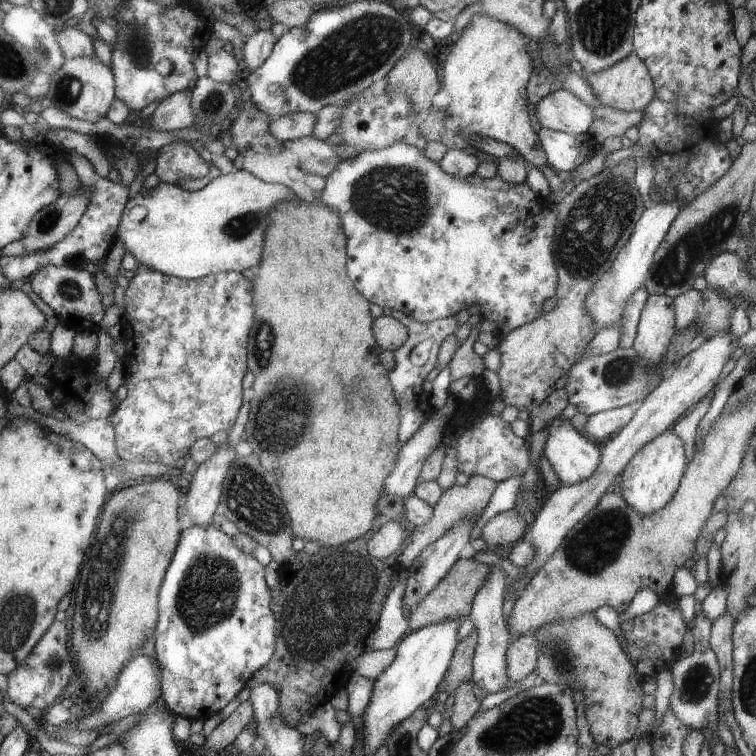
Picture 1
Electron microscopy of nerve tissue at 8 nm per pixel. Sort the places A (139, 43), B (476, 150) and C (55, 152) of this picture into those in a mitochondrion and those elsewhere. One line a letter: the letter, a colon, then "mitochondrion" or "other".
A: mitochondrion
B: other
C: other

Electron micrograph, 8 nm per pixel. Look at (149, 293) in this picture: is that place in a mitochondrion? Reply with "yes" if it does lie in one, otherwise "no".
no

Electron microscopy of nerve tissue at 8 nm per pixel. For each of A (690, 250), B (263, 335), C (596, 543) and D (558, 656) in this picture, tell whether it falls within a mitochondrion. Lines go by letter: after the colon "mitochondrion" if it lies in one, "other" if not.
A: mitochondrion
B: mitochondrion
C: mitochondrion
D: mitochondrion

